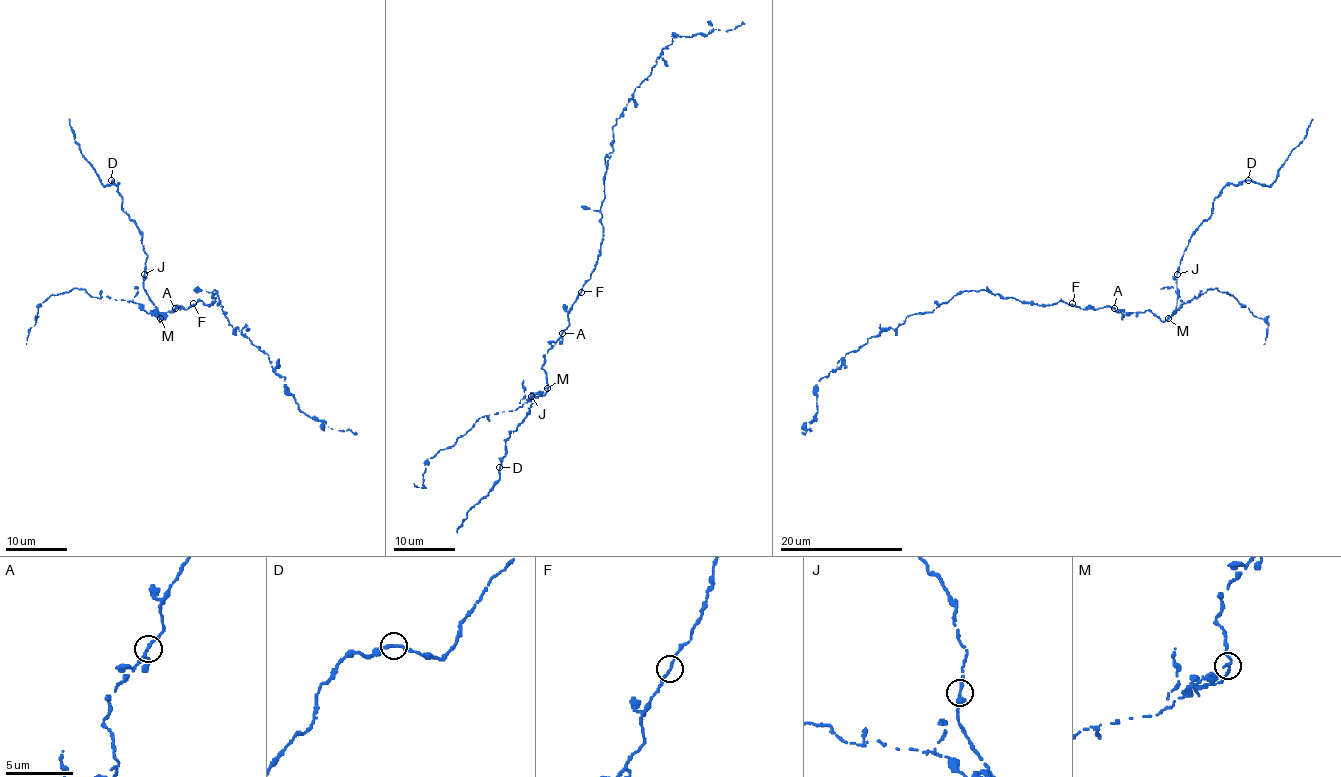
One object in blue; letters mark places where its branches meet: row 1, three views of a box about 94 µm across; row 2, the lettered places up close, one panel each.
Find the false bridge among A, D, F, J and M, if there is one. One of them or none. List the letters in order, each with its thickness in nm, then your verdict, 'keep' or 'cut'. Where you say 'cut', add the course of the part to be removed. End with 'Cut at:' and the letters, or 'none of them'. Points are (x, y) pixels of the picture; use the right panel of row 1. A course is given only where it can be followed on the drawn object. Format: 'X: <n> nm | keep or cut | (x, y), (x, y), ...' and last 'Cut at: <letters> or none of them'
A: 200 nm | keep
D: 260 nm | keep
F: 200 nm | keep
J: 190 nm | keep
M: 190 nm | cut | (1168, 317), (1194, 296), (1215, 288), (1231, 294), (1268, 325), (1263, 344)
Cut at: M

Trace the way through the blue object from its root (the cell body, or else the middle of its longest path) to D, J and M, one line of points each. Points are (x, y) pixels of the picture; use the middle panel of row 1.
D: (581, 290), (568, 327), (545, 355), (548, 389), (531, 396), (530, 412), (505, 440), (499, 467)
J: (581, 290), (568, 313), (568, 327), (545, 355), (542, 369), (548, 389), (542, 396), (531, 396)
M: (581, 290), (568, 313), (568, 327), (545, 355), (542, 369), (547, 387)

